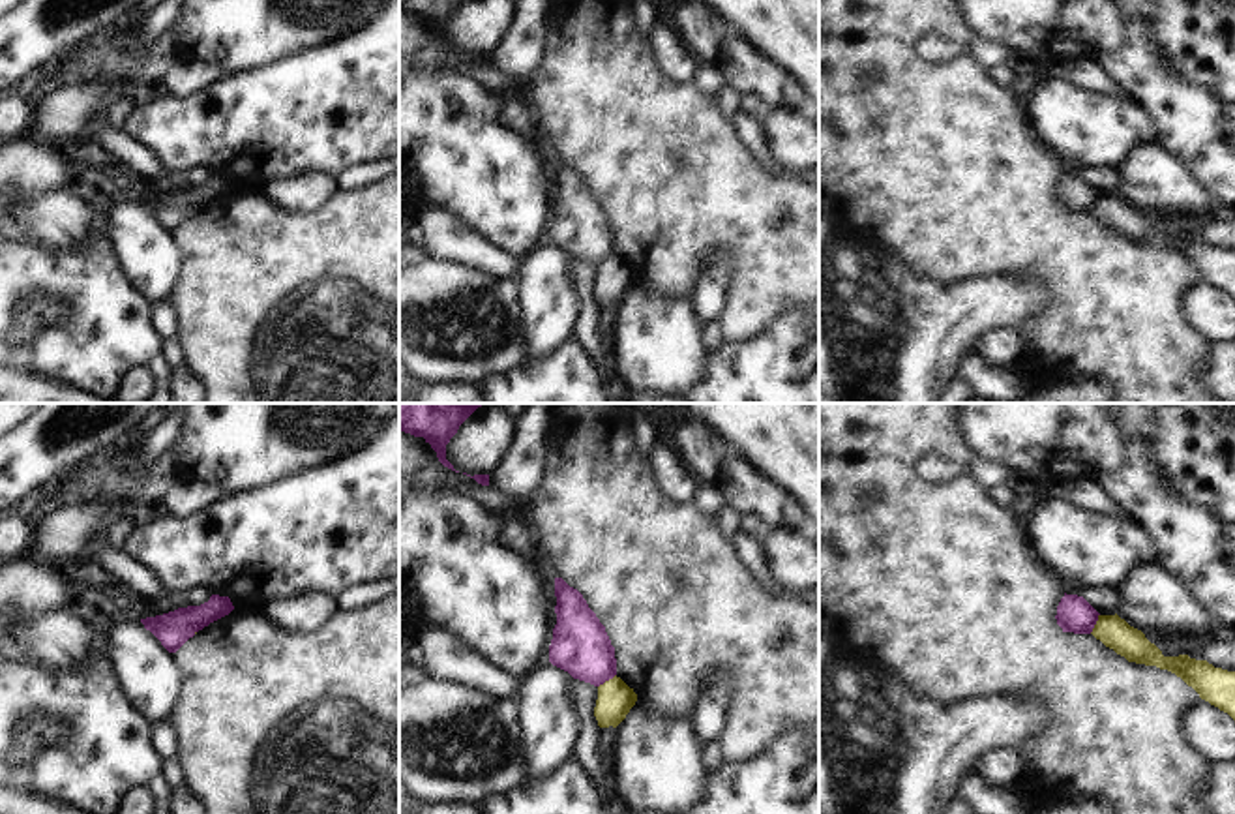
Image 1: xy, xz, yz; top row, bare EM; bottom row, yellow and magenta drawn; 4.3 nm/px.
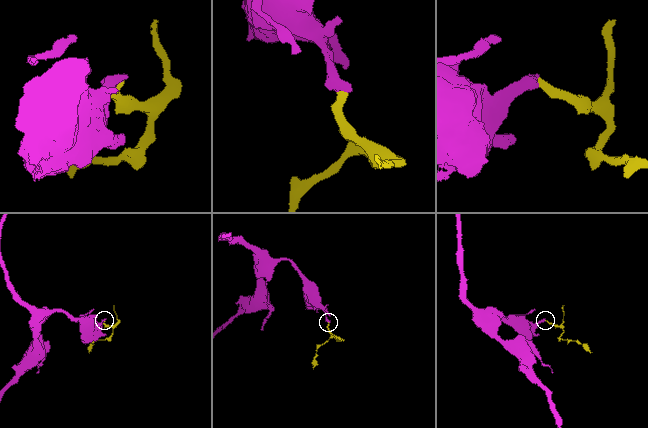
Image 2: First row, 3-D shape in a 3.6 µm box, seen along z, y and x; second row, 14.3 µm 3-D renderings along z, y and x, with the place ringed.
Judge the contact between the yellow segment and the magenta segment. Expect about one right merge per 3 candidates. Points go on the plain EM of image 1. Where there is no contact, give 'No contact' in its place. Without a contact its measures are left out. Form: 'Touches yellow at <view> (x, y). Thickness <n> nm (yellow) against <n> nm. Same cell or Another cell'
Touches yellow at yz (1097, 203). Thickness 140 nm (yellow) against 160 nm. Another cell

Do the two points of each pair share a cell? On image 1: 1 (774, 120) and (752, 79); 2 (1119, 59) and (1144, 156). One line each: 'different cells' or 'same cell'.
1: different cells
2: different cells

